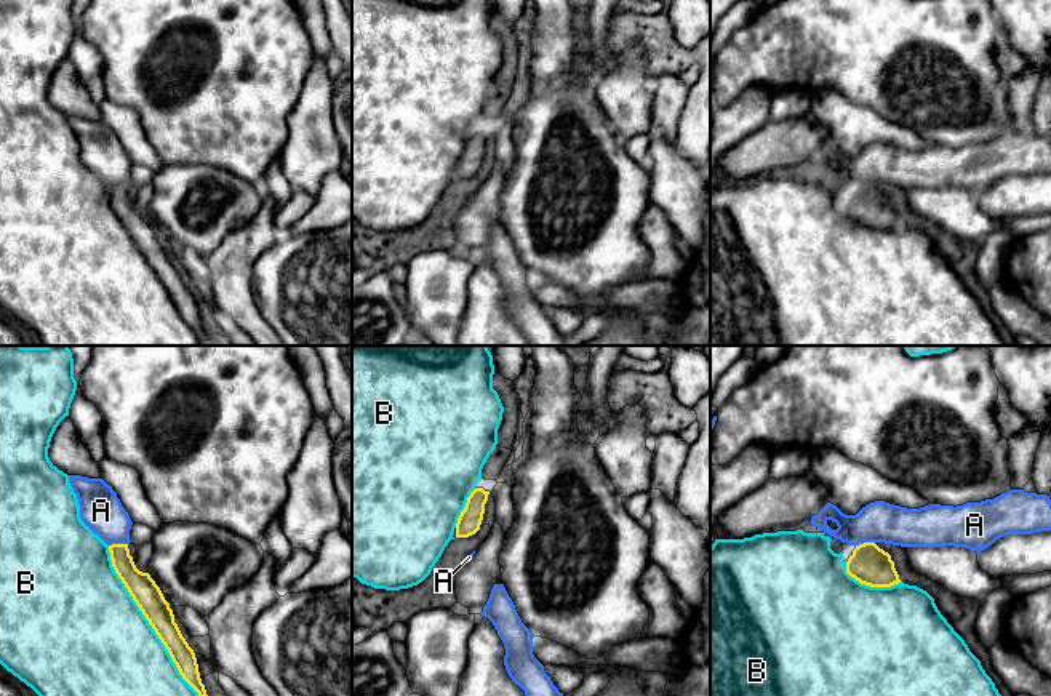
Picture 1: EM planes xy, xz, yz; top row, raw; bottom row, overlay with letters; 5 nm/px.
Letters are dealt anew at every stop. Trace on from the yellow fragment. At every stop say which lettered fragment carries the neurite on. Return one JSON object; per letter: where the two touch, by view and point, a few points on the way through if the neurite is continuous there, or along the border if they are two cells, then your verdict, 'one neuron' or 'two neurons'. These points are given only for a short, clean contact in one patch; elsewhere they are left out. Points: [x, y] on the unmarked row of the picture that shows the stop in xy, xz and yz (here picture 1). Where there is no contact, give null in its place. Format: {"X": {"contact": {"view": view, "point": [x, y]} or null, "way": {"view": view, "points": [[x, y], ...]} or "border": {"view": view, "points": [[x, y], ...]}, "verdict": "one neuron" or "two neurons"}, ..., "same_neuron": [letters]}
{"A": {"contact": {"view": "xy", "point": [117, 186]}, "border": {"view": "xy", "points": [[127, 184], [112, 184], [109, 188]]}, "verdict": "two neurons"}, "B": {"contact": {"view": "xy", "point": [149, 264]}, "verdict": "two neurons"}, "same_neuron": []}

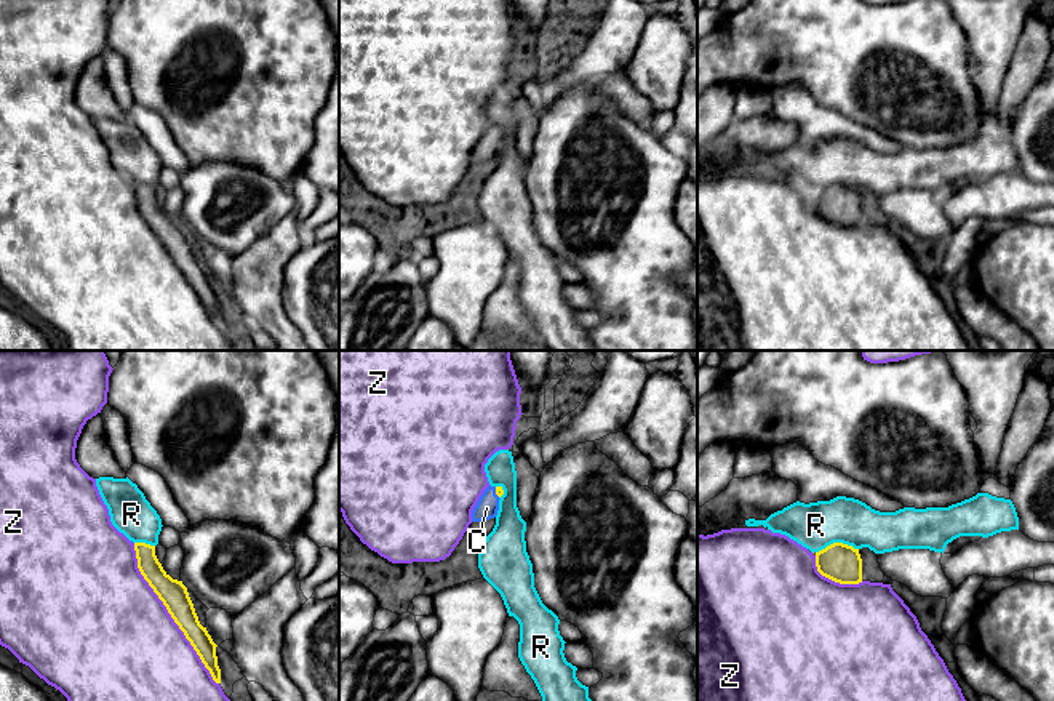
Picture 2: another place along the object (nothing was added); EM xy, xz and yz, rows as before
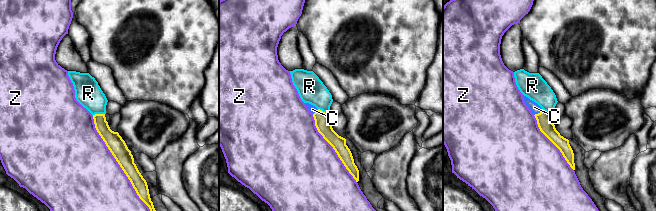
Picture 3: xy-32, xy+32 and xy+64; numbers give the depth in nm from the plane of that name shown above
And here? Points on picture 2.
{"C": {"contact": {"view": "xz", "point": [496, 135]}, "way": {"view": "xz", "points": [[499, 133], [496, 135], [487, 149]]}, "verdict": "one neuron"}, "R": {"contact": {"view": "yz", "point": [837, 184]}, "border": {"view": "yz", "points": [[858, 189], [830, 184], [816, 194]]}, "verdict": "two neurons"}, "Z": {"contact": {"view": "xy", "point": [170, 255]}, "verdict": "two neurons"}, "same_neuron": ["C"]}

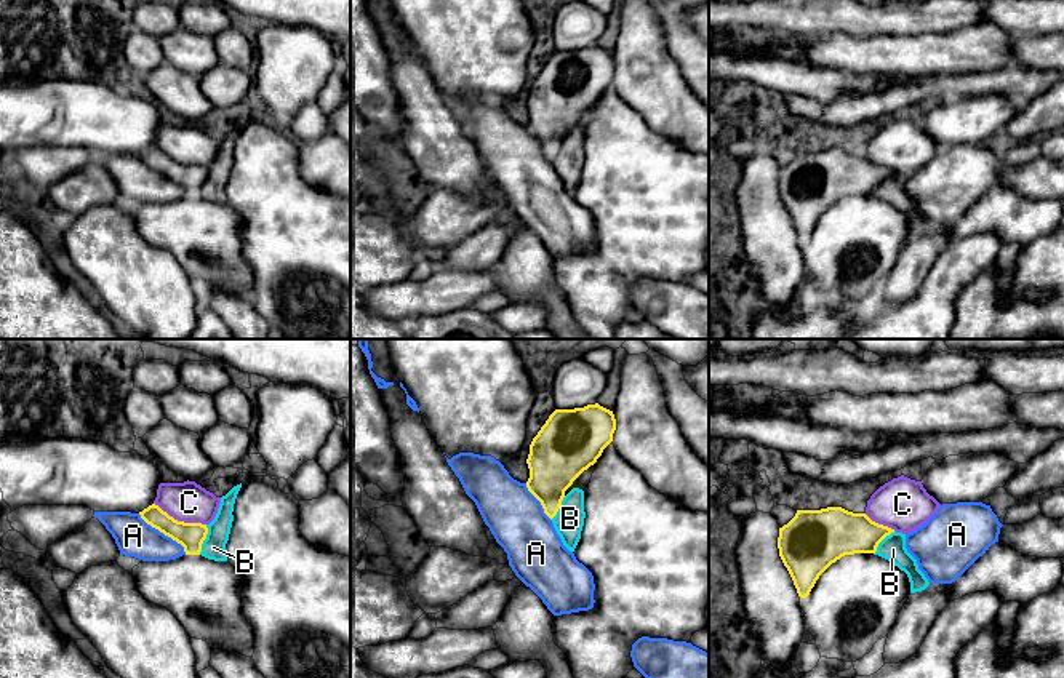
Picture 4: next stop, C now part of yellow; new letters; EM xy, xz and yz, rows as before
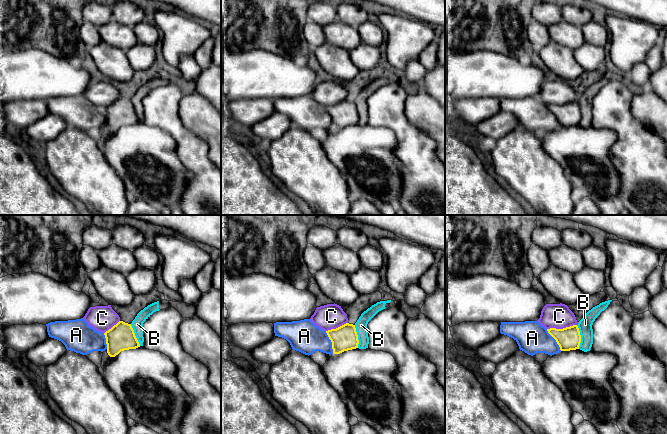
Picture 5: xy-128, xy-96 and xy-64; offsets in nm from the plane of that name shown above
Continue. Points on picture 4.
{"A": {"contact": {"view": "xy", "point": [164, 175]}, "verdict": "two neurons"}, "B": {"contact": {"view": "xy", "point": [205, 179]}, "border": {"view": "xy", "points": [[207, 167], [207, 179], [199, 195]]}, "verdict": "two neurons"}, "C": {"contact": {"view": "xy", "point": [180, 163]}, "border": {"view": "xy", "points": [[154, 144], [178, 162], [205, 167]]}, "verdict": "two neurons"}, "same_neuron": []}

